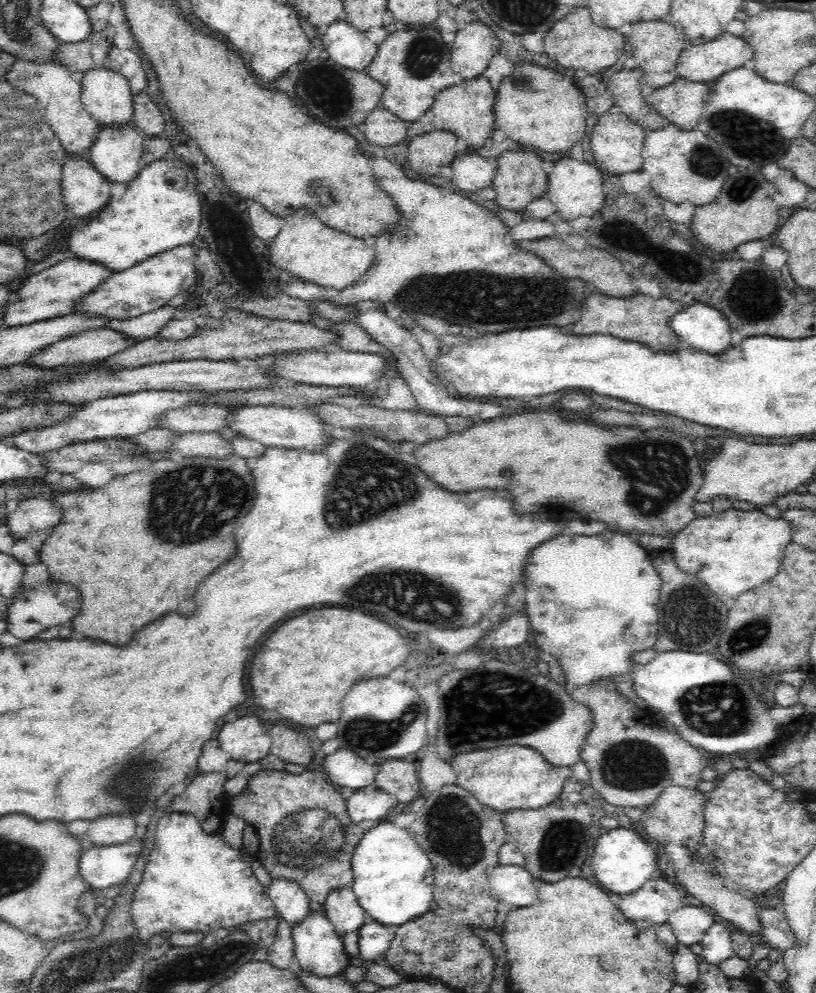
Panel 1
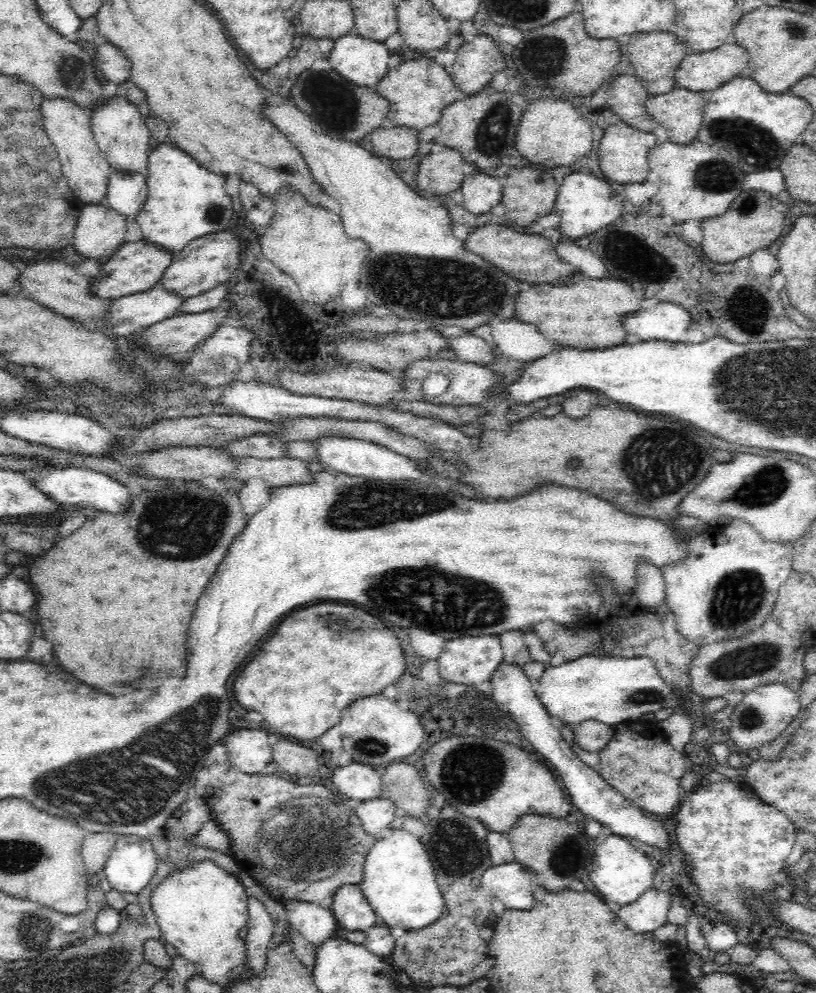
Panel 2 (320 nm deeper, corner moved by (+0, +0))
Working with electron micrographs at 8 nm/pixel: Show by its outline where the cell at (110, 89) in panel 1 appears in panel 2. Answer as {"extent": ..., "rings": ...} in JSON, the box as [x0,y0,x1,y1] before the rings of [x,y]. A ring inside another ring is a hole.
{"extent":[91,96,153,173],"rings":[[[120,96],[103,102],[91,112],[91,129],[100,149],[100,154],[108,161],[112,172],[138,173],[149,165],[149,153],[153,147],[151,135],[136,105]]]}

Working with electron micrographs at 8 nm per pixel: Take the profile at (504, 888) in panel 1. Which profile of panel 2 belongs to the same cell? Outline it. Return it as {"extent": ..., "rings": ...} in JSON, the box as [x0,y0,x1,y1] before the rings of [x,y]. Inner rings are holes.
{"extent":[481,861,532,910],"rings":[[[516,861],[500,866],[491,865],[482,875],[481,888],[488,888],[506,908],[528,910],[532,908],[531,872]]]}

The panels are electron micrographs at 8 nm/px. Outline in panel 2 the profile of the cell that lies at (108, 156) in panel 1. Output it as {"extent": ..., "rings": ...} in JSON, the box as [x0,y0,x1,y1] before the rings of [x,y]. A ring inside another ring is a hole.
{"extent":[104,171,147,219],"rings":[[[115,171],[109,176],[107,188],[107,198],[104,200],[106,206],[114,209],[116,213],[120,213],[125,219],[128,216],[136,218],[136,215],[143,209],[143,204],[147,199],[147,181],[142,173]]]}

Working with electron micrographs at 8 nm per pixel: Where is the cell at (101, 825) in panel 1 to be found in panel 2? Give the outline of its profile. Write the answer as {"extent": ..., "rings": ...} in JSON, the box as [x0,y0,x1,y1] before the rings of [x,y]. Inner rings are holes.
{"extent":[81,833,118,875],"rings":[[[86,833],[84,837],[81,855],[90,874],[95,875],[105,867],[118,835],[112,833]]]}

